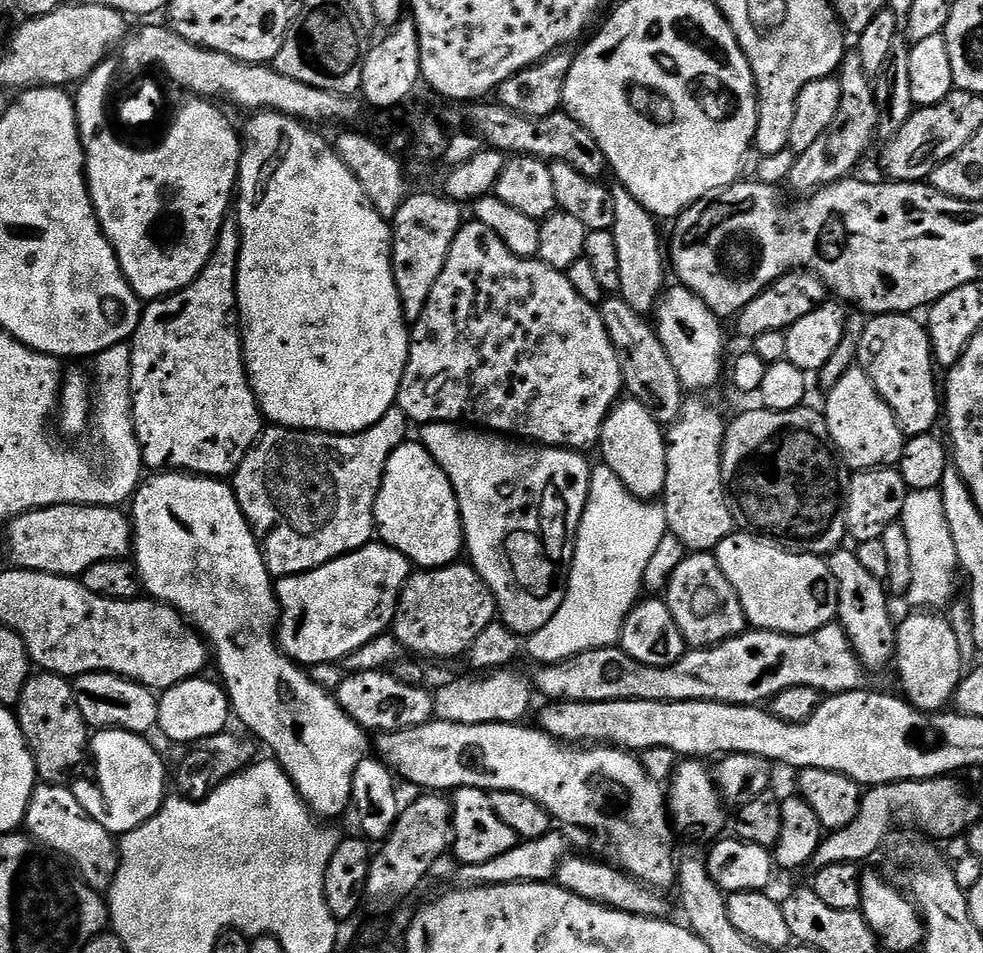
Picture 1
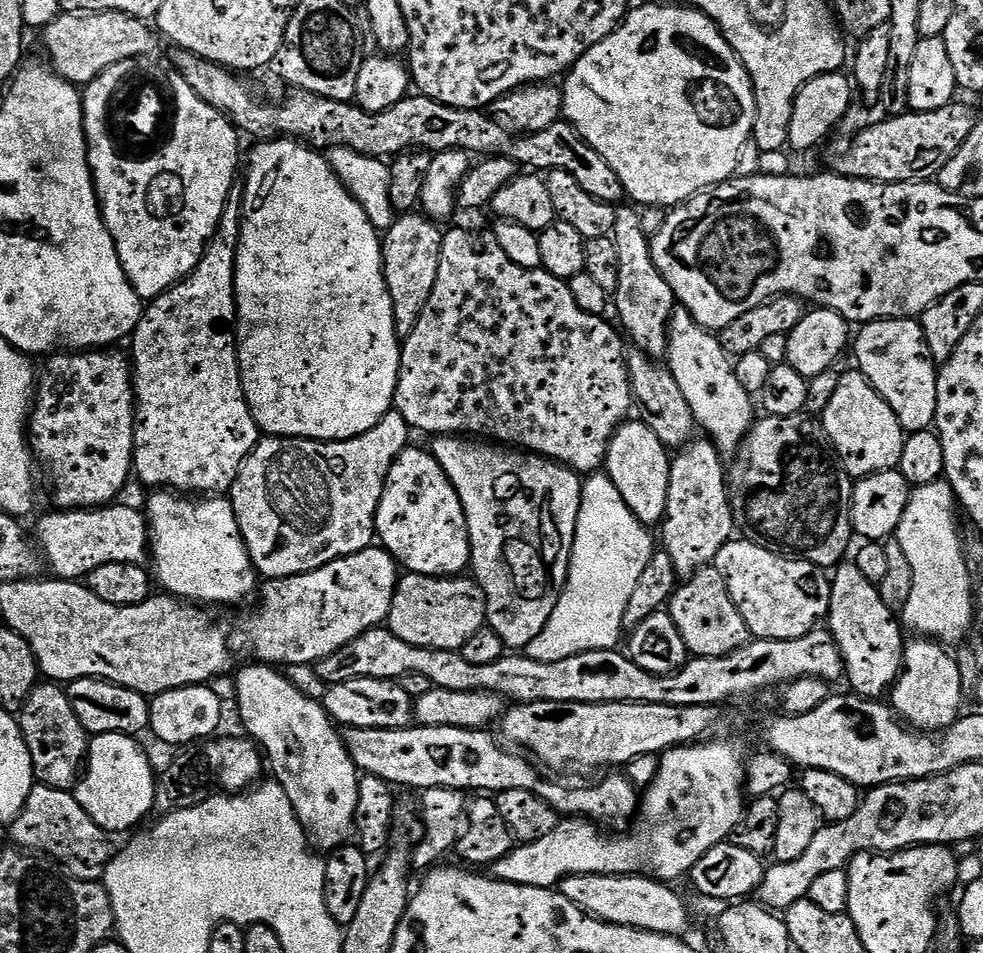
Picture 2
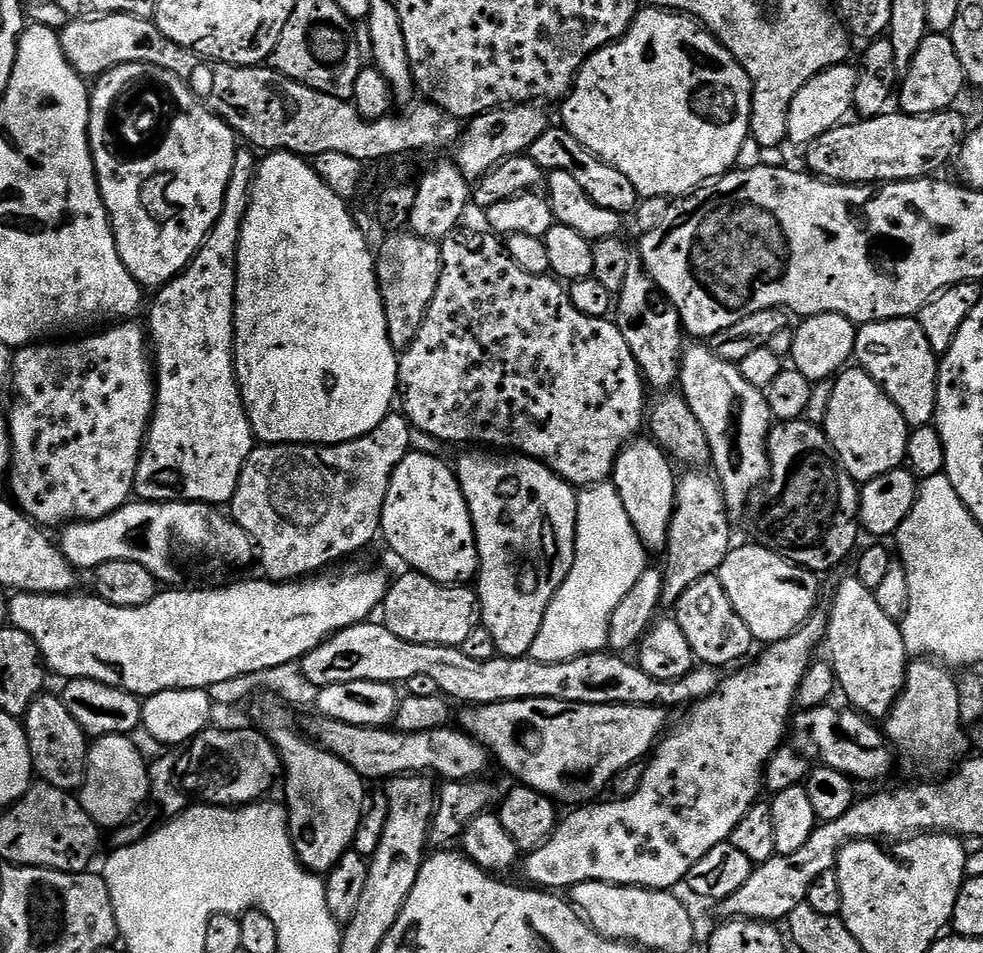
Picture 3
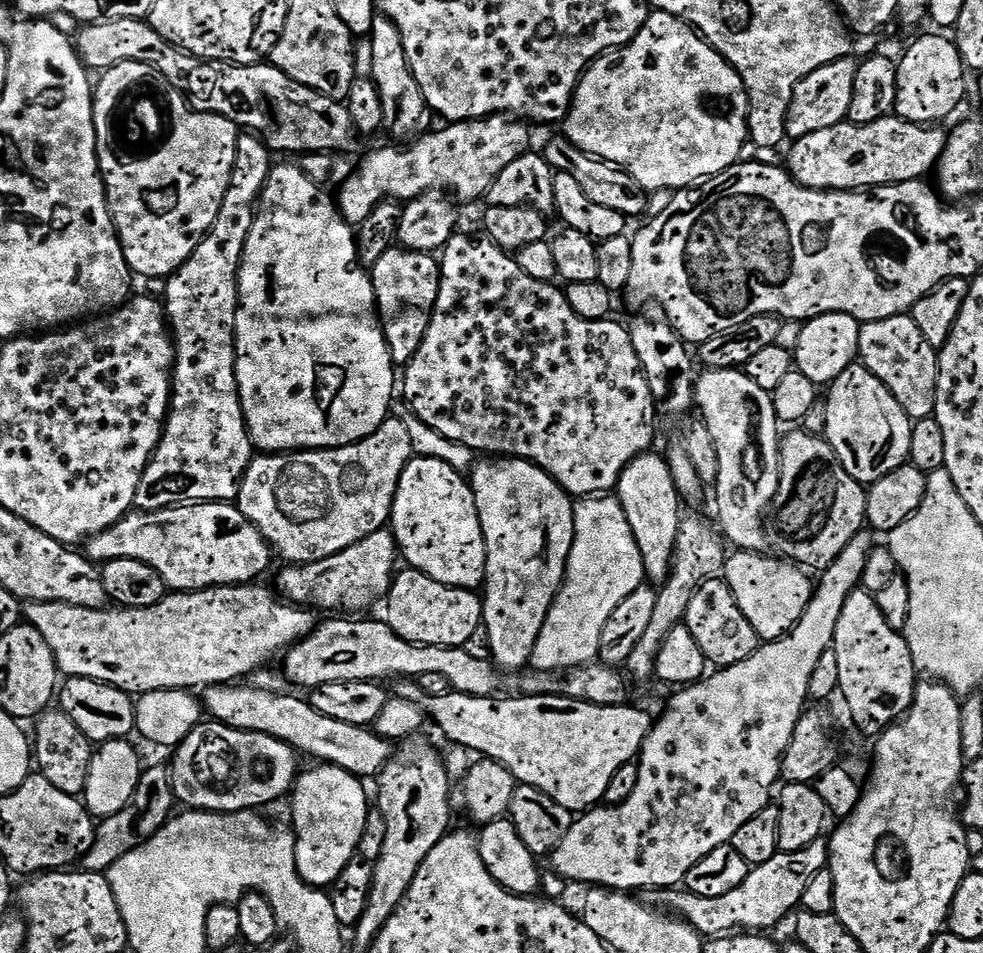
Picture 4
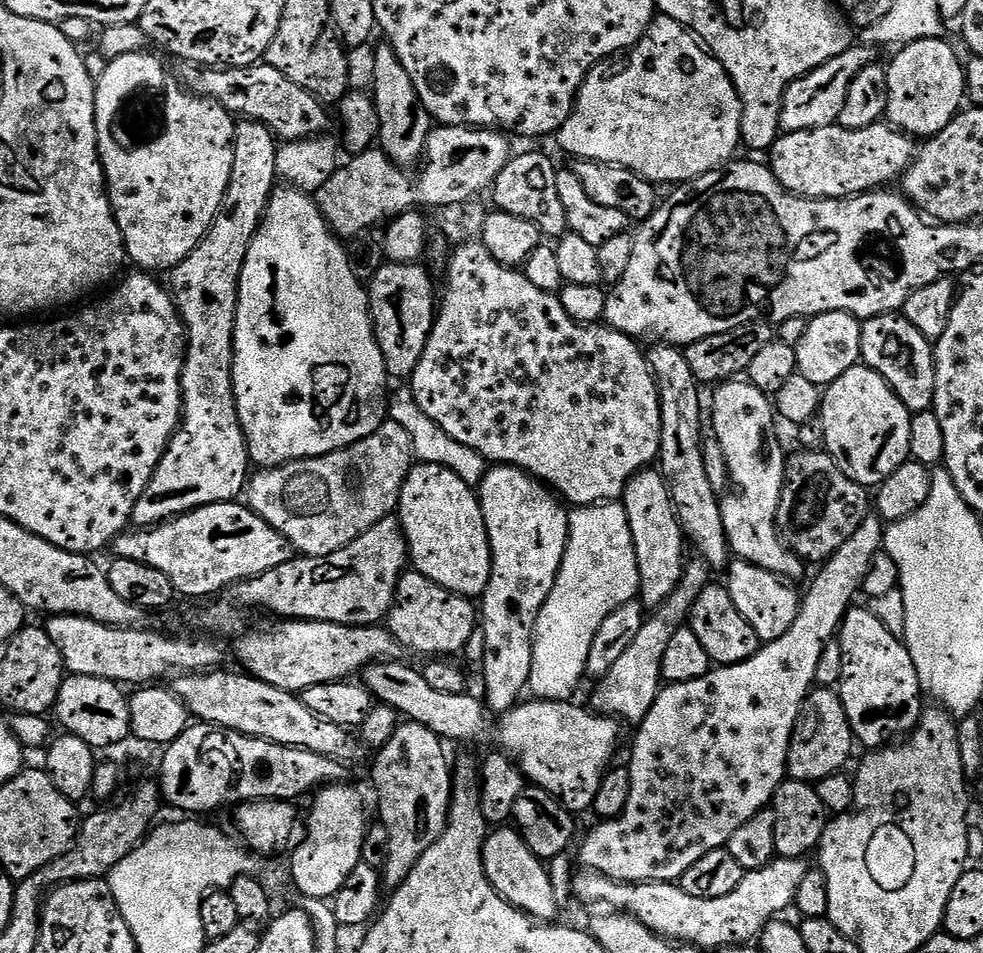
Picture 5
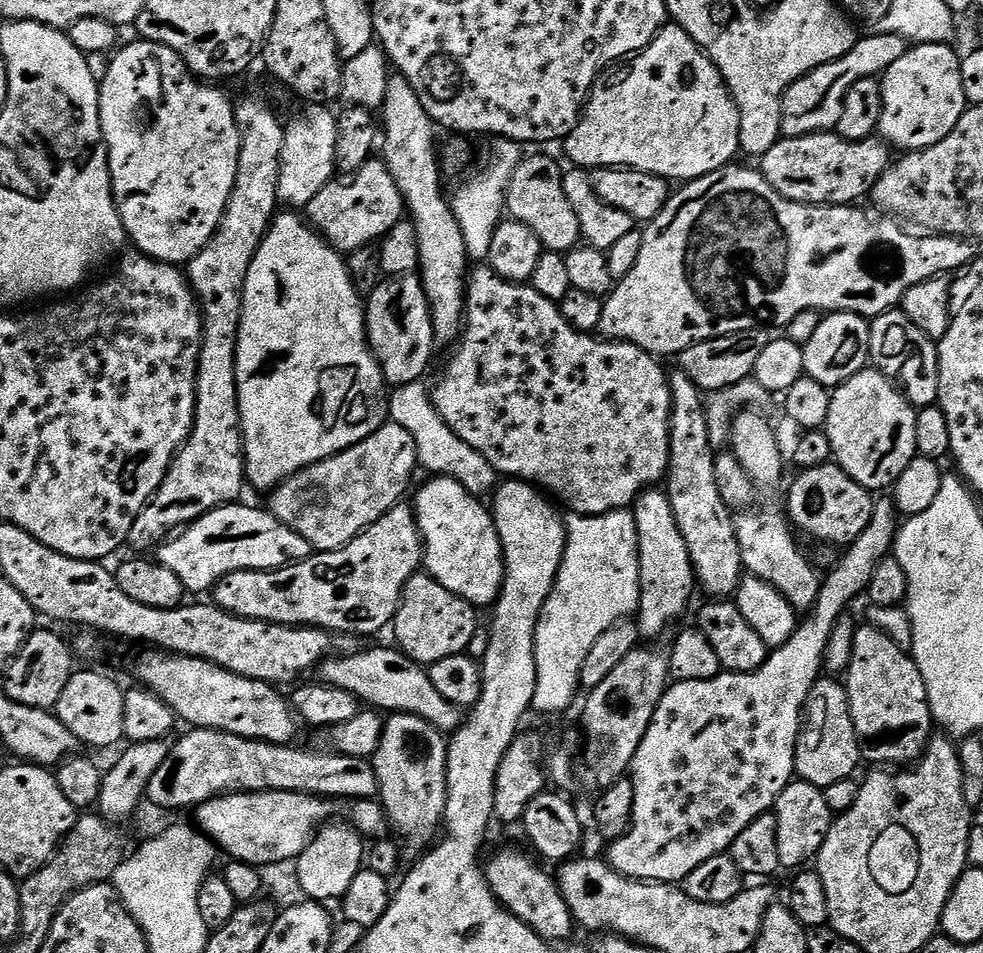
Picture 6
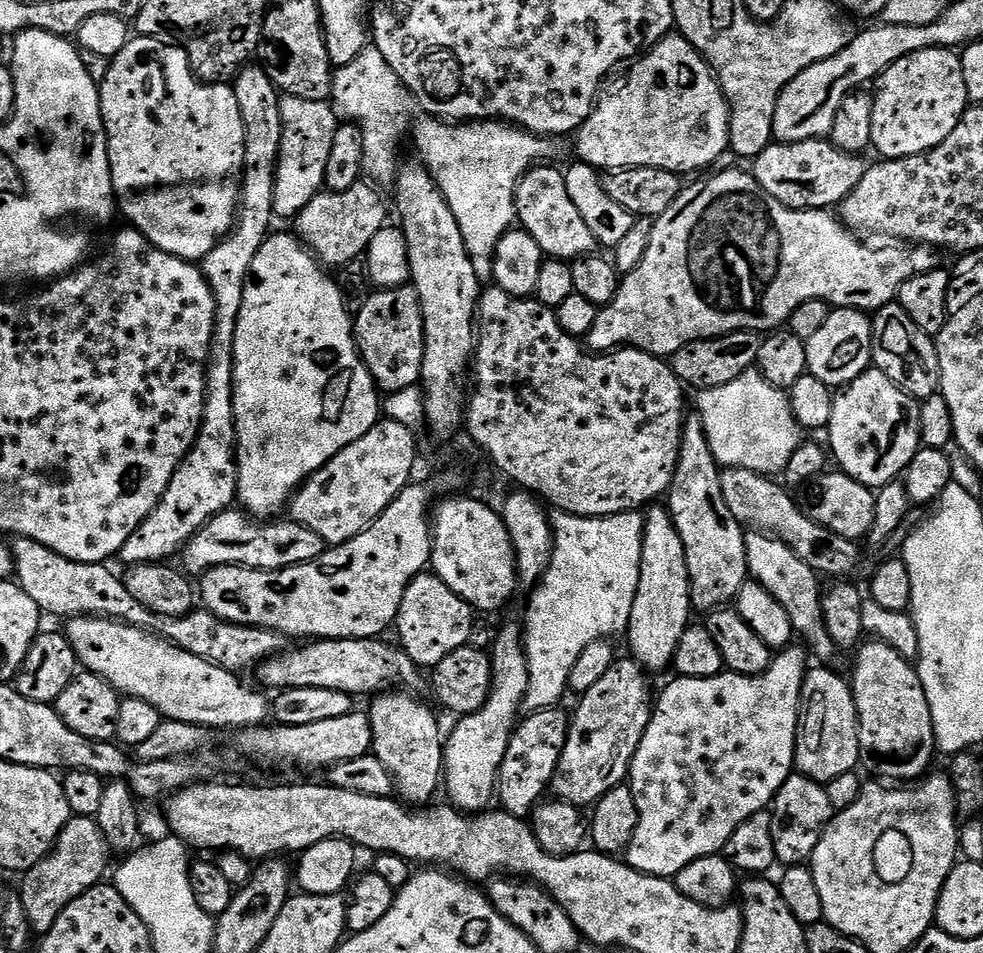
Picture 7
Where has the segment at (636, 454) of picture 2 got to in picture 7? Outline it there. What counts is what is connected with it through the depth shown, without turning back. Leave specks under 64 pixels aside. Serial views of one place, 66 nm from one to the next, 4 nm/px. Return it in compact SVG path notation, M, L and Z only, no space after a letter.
M652 506L643 513L644 537L642 562L638 574L638 594L628 619L628 648L631 659L637 660L649 673L673 667L678 642L694 616L690 570L686 566L686 550L667 507Z

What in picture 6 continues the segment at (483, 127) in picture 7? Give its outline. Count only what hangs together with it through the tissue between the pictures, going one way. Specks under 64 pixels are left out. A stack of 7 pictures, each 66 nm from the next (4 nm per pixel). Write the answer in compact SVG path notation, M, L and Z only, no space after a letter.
M497 139L492 148L492 161L488 164L485 172L480 172L469 184L464 184L457 194L456 200L451 201L454 214L462 226L462 238L466 242L466 250L469 257L476 262L487 261L490 250L490 238L494 238L494 230L500 225L500 221L505 219L508 183L511 182L522 159L521 145L515 140Z

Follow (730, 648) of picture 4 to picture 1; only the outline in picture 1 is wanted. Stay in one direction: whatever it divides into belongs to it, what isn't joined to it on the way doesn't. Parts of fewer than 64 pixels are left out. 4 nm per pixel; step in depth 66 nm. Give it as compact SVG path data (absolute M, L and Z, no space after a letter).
M712 552L685 555L682 566L674 570L668 583L666 603L685 645L693 649L712 648L723 640L740 635L749 627L738 594L734 586L726 582L726 574L722 574Z

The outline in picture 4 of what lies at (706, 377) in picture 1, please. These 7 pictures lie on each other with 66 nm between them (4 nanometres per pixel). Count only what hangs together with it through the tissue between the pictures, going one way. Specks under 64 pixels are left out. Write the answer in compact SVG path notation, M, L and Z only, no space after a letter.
M713 368L697 375L695 407L698 412L700 408L699 415L706 430L710 430L710 438L714 438L718 458L715 523L733 549L763 553L768 544L766 517L780 481L782 425L774 410L772 393L750 382L739 368Z

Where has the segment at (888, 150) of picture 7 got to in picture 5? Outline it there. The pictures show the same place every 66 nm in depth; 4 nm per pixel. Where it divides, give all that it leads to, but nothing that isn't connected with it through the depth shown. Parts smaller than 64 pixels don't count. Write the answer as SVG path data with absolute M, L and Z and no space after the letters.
M947 39L919 40L913 44L903 45L900 52L893 58L888 69L888 110L886 120L891 127L913 137L931 138L938 135L949 122L962 110L966 100L966 89L964 87L965 65L960 64L956 52L947 44Z

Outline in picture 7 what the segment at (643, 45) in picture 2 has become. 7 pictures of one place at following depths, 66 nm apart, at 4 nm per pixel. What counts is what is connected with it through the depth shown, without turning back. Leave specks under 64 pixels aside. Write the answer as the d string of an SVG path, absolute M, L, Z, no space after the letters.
M665 36L629 68L632 69L625 74L624 80L613 79L612 88L605 87L601 91L590 118L586 118L580 131L575 133L576 152L580 155L577 157L583 163L597 170L661 168L685 174L710 167L723 152L729 151L730 118L724 91L716 81L716 73L686 37Z

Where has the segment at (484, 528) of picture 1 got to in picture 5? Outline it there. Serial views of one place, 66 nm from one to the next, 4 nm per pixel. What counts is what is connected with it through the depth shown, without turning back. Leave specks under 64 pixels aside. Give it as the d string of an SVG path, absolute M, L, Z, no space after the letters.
M502 464L489 469L480 488L478 484L492 551L492 573L482 597L482 627L486 634L483 699L493 713L503 714L521 703L520 695L528 688L536 623L550 590L554 590L568 545L568 512L545 485L521 468Z

